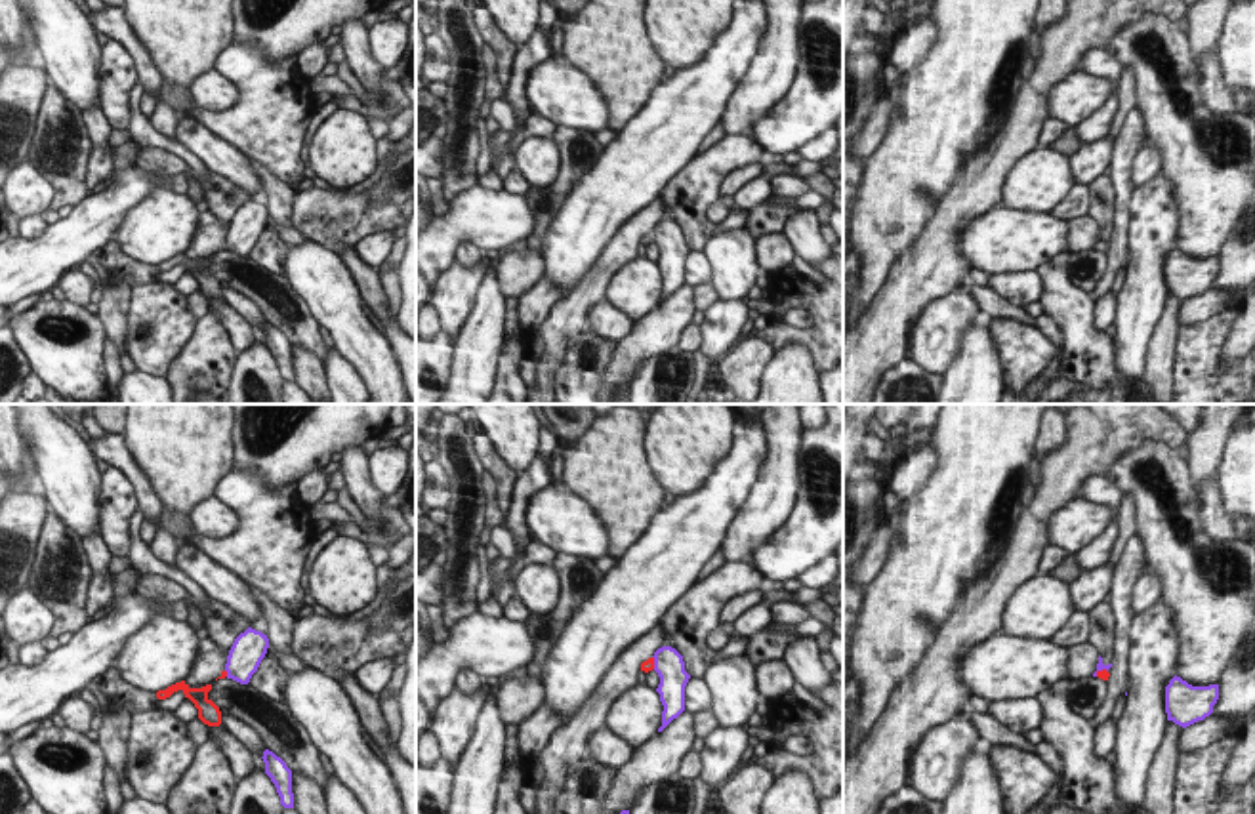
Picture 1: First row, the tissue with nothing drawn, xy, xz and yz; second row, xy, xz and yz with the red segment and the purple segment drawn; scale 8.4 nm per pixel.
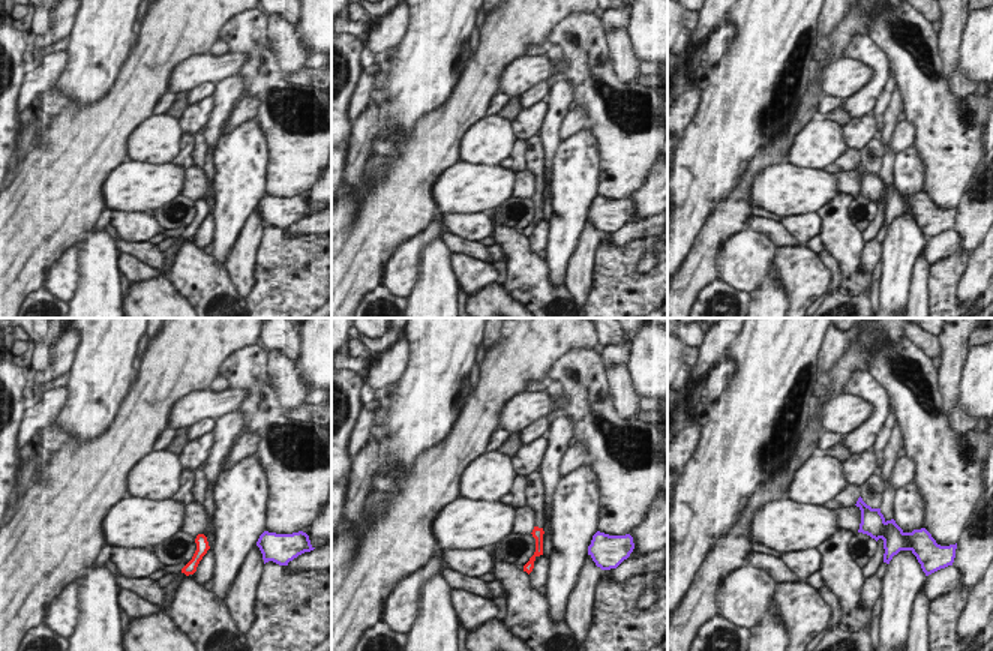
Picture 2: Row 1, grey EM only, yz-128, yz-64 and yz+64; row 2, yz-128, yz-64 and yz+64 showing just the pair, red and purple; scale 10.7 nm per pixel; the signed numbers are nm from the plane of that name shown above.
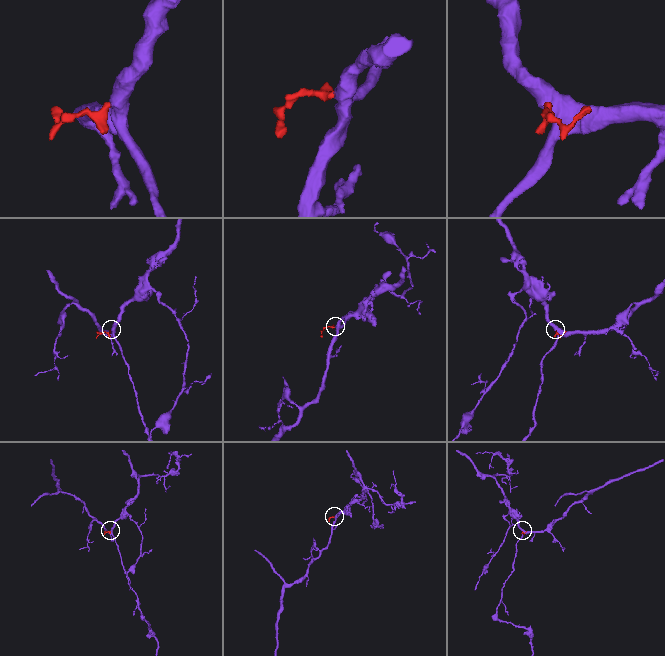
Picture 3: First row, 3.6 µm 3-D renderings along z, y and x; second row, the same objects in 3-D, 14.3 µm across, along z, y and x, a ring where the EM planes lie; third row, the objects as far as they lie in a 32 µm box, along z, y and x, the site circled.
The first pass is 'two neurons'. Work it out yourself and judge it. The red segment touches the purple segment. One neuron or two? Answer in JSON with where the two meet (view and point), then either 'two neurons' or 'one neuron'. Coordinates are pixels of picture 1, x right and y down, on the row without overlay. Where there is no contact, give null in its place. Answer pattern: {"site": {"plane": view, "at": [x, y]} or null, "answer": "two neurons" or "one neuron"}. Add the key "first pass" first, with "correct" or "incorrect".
{"first pass": "correct", "site": {"plane": "yz", "at": [1103, 243]}, "answer": "two neurons"}

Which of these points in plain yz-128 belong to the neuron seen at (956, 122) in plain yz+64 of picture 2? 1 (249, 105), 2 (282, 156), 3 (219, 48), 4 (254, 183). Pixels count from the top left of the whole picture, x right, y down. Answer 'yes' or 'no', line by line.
1: no
2: yes
3: no
4: no

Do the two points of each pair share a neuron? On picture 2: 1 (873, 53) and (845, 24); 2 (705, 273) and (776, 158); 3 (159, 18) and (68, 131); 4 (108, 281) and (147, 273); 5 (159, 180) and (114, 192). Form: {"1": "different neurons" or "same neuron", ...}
{"1": "different neurons", "2": "same neuron", "3": "same neuron", "4": "different neurons", "5": "same neuron"}

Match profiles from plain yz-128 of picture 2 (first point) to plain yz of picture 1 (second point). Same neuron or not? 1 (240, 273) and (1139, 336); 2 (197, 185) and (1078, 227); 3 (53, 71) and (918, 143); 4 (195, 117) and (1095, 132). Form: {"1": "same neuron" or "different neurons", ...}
{"1": "different neurons", "2": "same neuron", "3": "different neurons", "4": "different neurons"}

